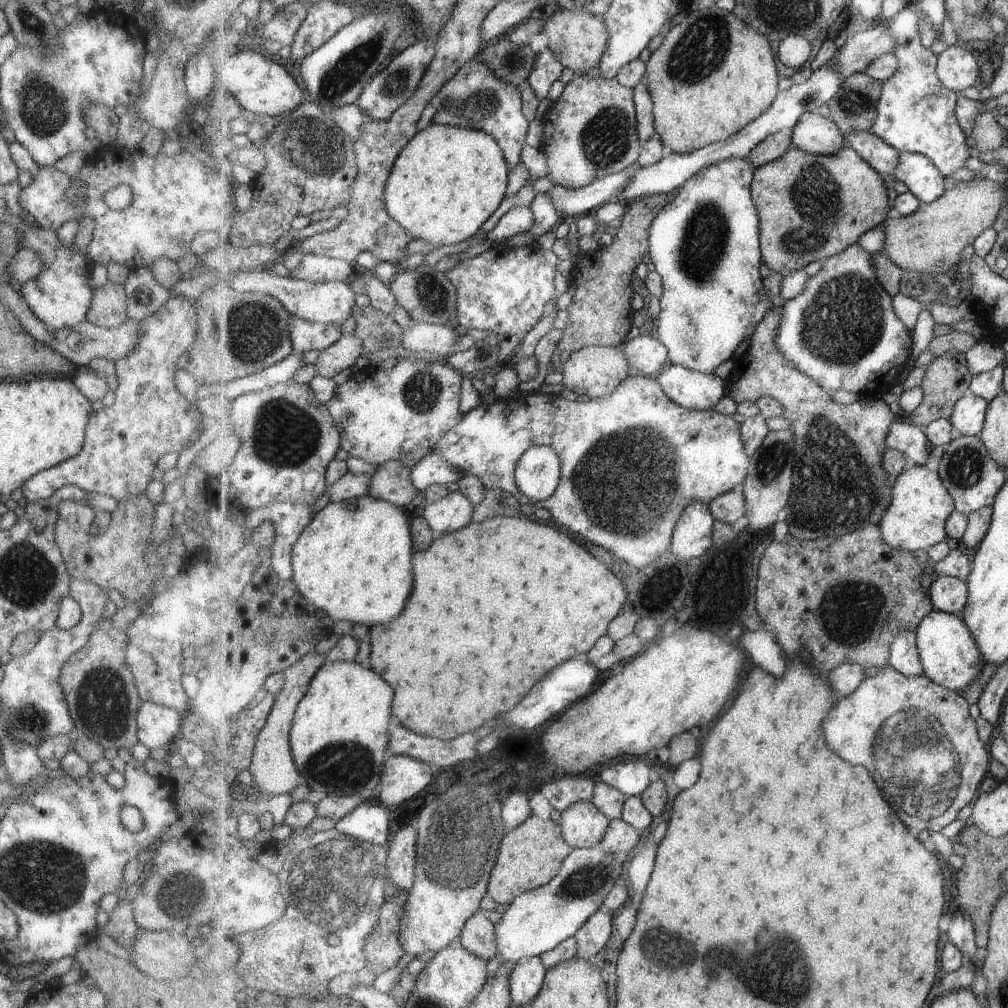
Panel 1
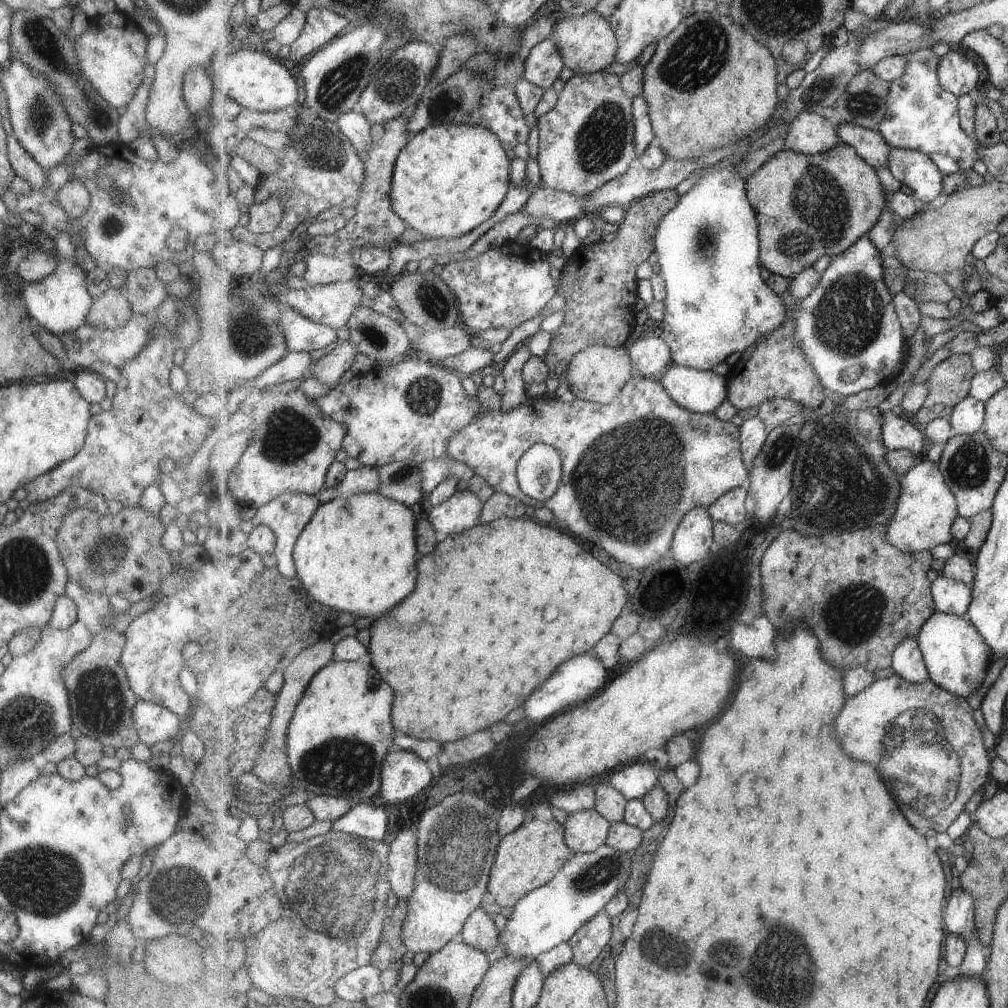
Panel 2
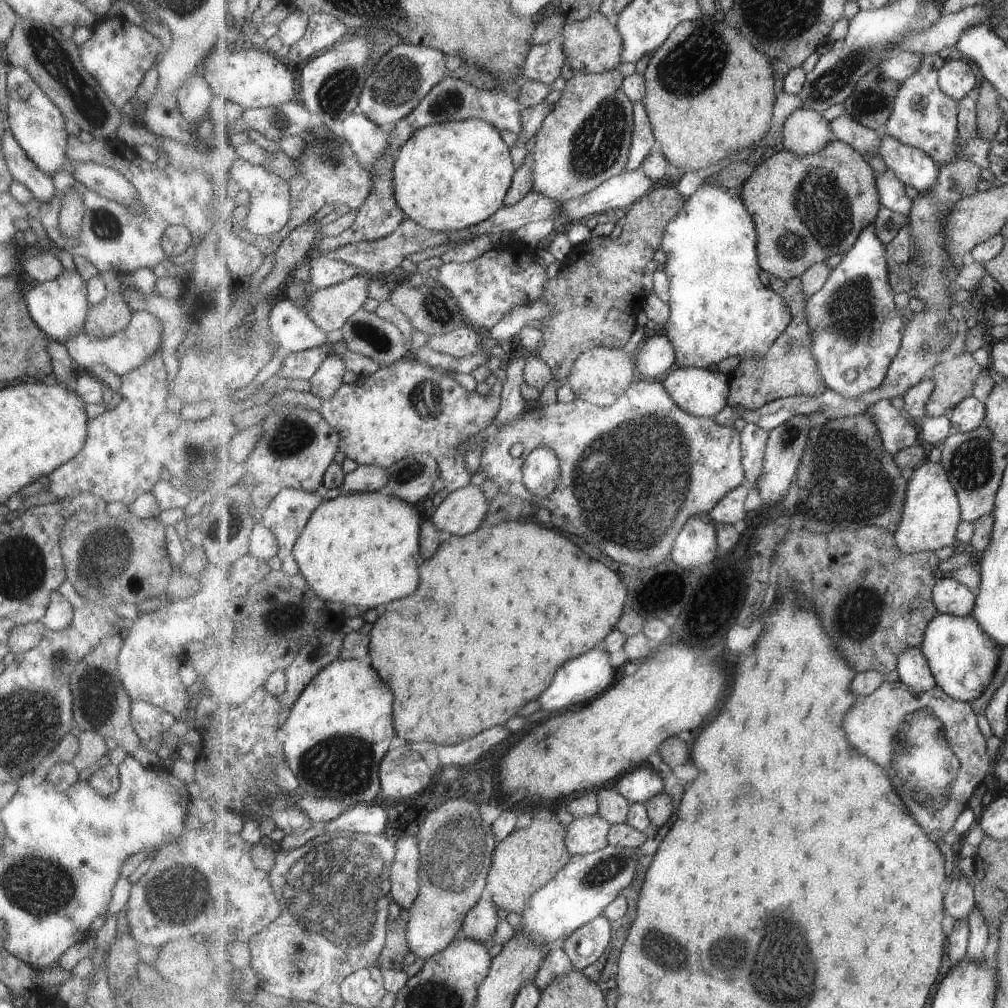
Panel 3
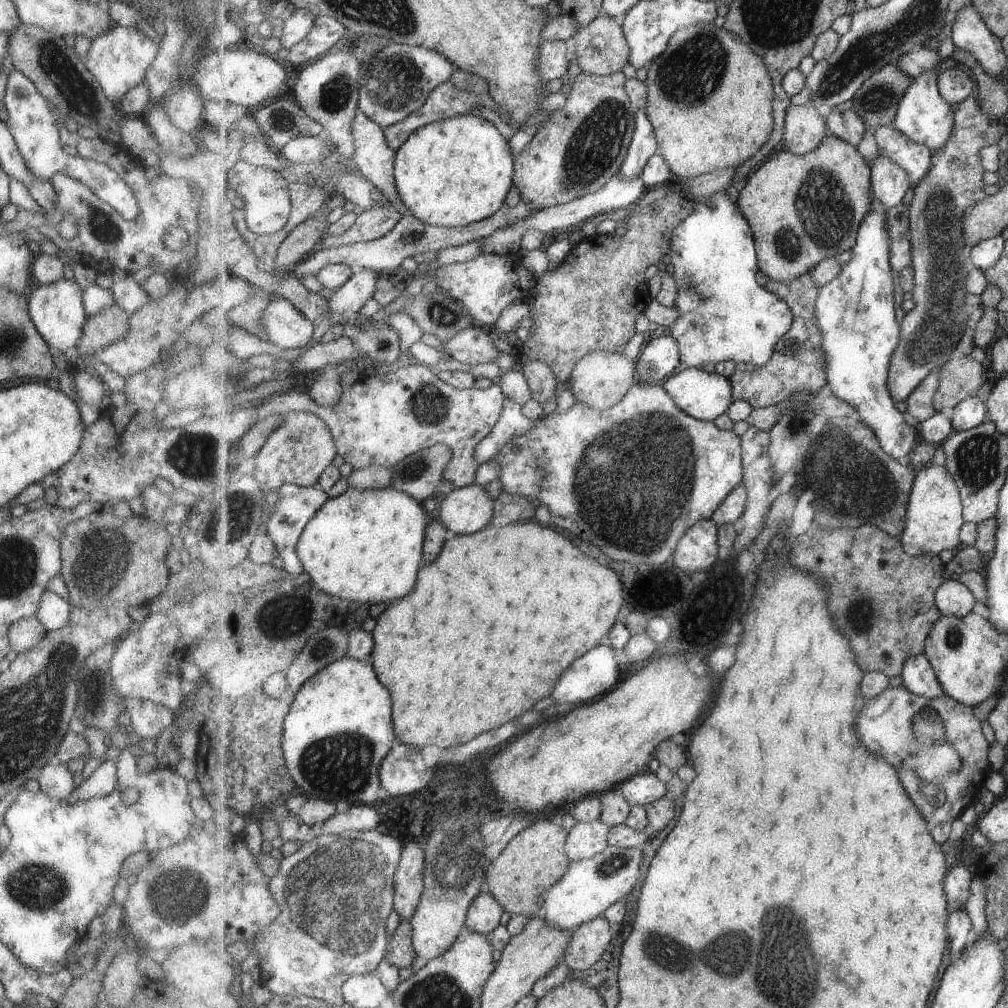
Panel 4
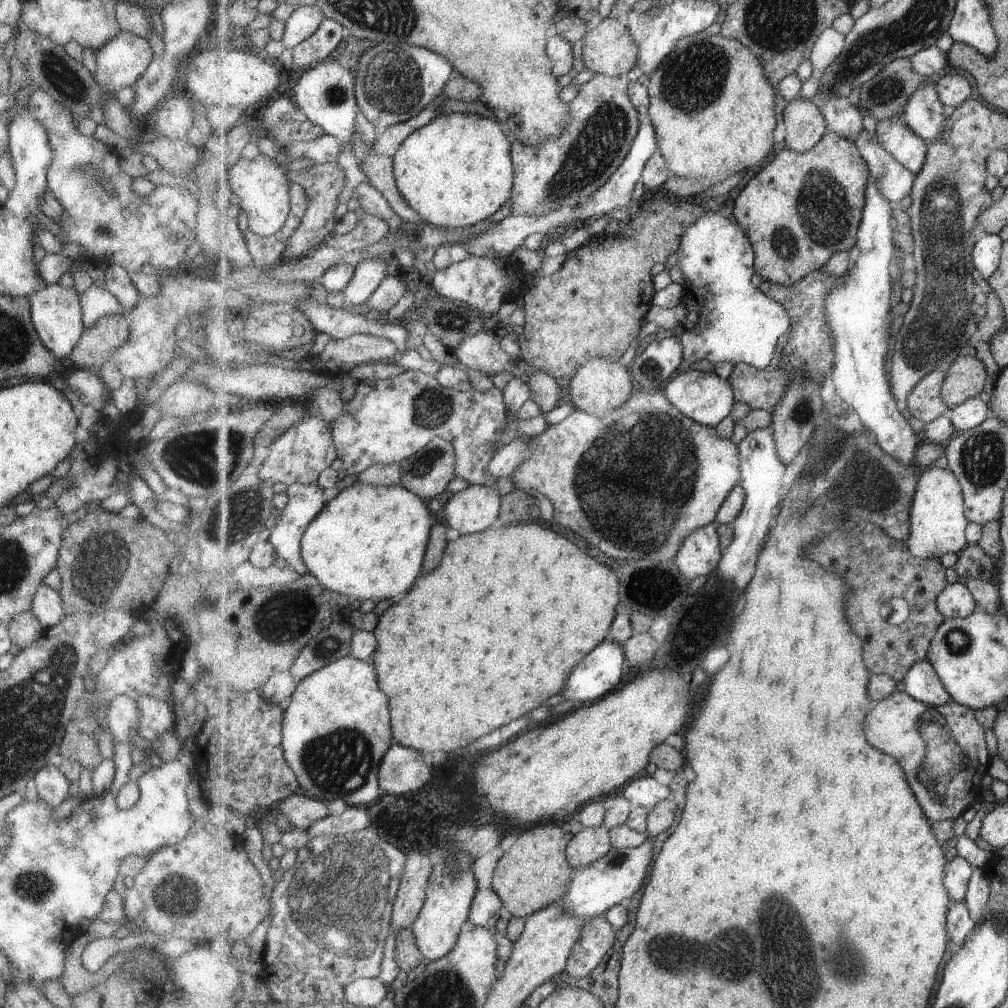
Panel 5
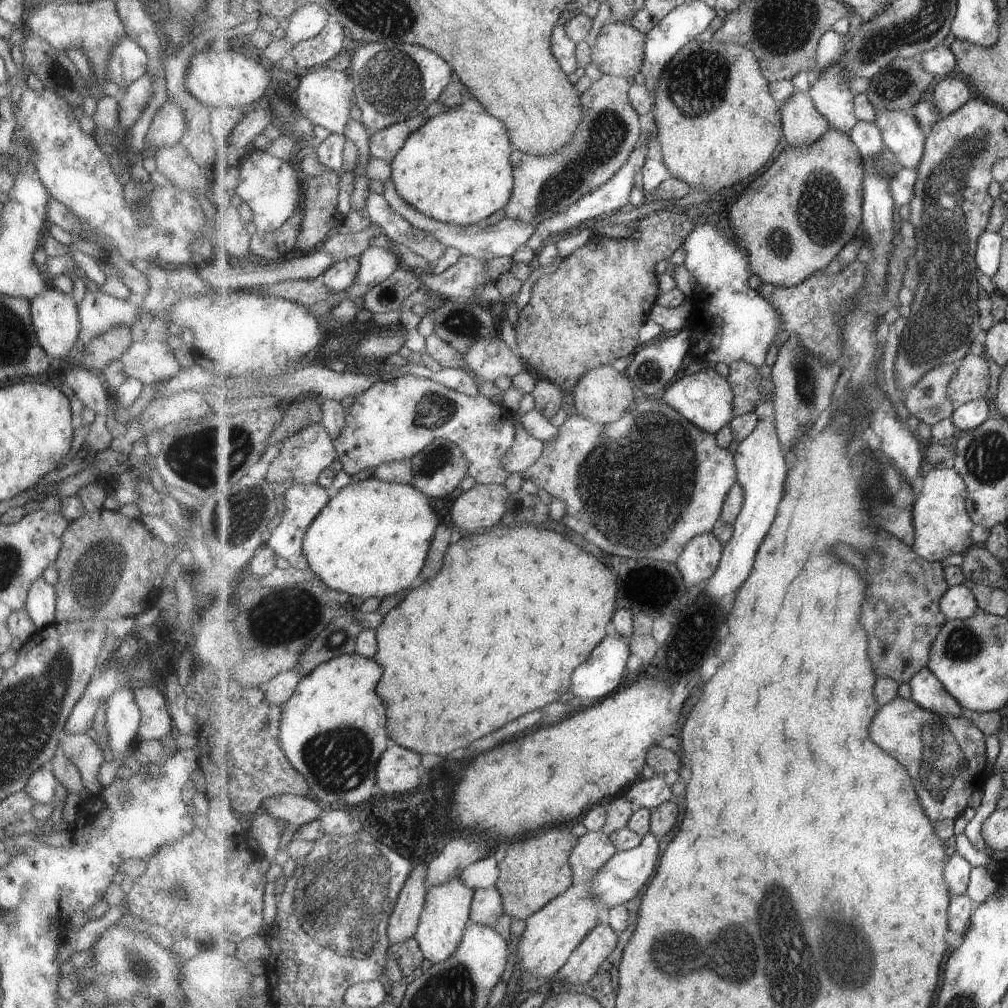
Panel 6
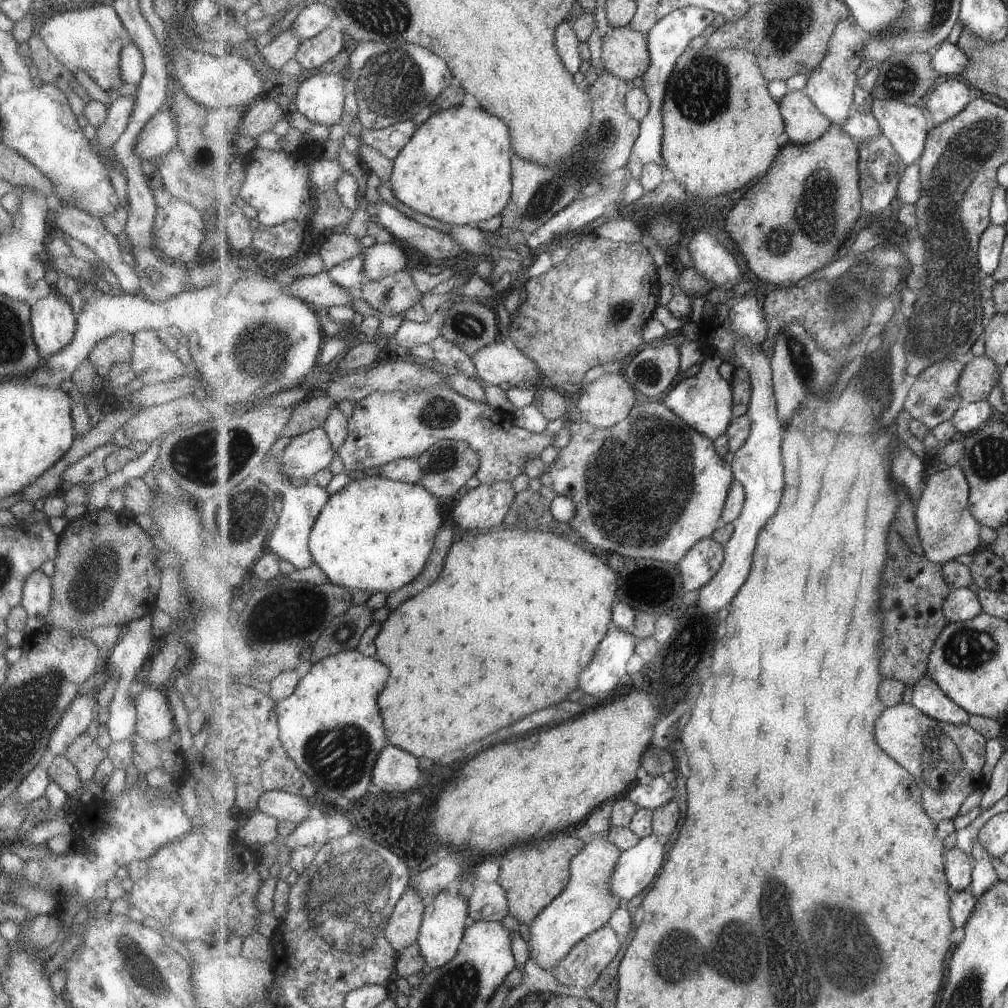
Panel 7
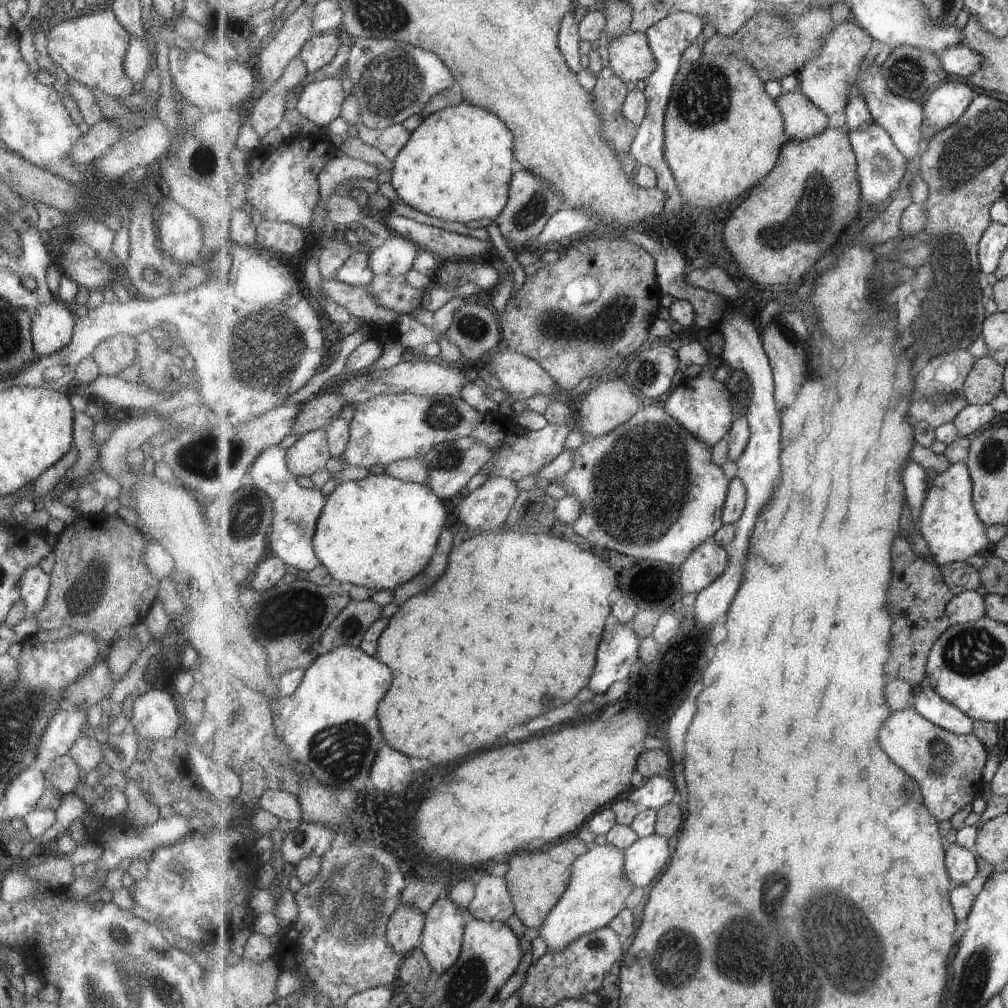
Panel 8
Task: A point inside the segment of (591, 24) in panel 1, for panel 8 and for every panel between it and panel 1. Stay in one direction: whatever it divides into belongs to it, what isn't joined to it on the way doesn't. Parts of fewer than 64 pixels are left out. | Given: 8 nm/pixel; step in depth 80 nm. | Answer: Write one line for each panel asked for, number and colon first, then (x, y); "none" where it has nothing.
2: (588, 44)
3: (595, 45)
4: (602, 48)
5: (610, 49)
6: (620, 49)
7: (626, 54)
8: (630, 55)

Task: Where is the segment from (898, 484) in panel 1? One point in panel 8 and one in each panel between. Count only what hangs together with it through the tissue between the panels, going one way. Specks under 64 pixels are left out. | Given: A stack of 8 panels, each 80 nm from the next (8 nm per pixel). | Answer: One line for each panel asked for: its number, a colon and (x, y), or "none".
2: (927, 510)
3: (932, 514)
4: (935, 517)
5: (938, 521)
6: (942, 521)
7: (948, 528)
8: (950, 523)

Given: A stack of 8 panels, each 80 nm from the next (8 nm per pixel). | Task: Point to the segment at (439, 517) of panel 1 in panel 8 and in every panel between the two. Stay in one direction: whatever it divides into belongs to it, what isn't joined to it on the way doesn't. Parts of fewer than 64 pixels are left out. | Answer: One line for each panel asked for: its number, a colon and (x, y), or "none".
2: (461, 512)
3: (464, 511)
4: (466, 511)
5: (477, 508)
6: (483, 507)
7: (484, 508)
8: (488, 507)

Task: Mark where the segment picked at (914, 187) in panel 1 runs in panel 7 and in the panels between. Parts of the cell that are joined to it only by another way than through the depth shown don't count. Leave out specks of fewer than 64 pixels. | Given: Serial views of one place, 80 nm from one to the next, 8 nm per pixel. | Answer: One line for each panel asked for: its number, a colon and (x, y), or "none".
2: (913, 168)
3: (915, 167)
4: (917, 159)
5: (910, 149)
6: (902, 132)
7: (907, 126)

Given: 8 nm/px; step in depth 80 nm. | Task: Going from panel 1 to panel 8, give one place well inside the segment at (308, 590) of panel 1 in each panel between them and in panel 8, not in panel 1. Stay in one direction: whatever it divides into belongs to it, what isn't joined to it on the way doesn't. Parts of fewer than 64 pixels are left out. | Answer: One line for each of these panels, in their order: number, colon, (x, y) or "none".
2: (359, 555)
3: (364, 549)
4: (366, 546)
5: (370, 541)
6: (372, 539)
7: (376, 534)
8: (379, 532)

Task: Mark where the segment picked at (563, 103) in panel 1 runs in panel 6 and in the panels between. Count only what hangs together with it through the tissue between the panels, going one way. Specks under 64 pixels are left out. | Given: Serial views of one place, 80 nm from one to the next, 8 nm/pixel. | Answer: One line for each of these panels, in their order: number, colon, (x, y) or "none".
2: (588, 139)
3: (586, 140)
4: (582, 146)
5: (560, 173)
6: (544, 185)

